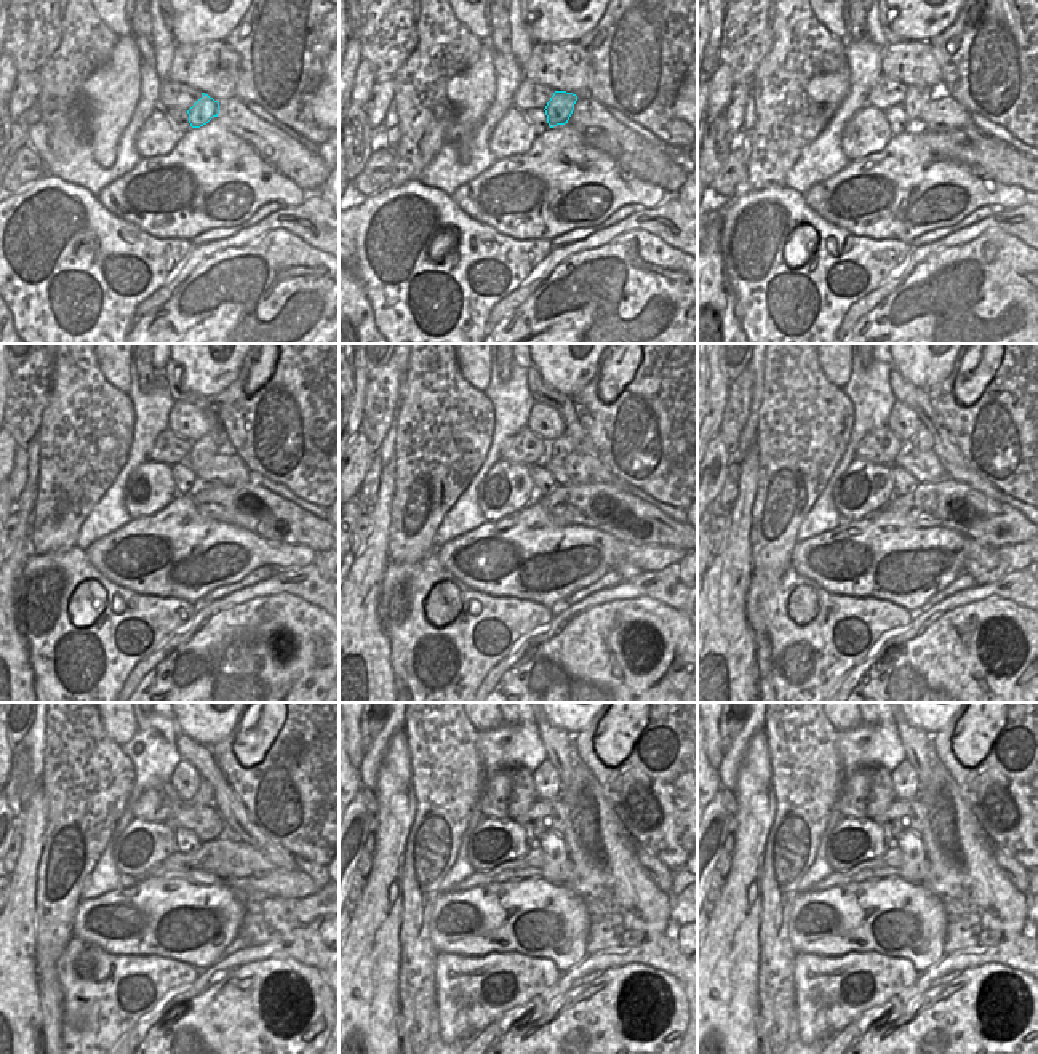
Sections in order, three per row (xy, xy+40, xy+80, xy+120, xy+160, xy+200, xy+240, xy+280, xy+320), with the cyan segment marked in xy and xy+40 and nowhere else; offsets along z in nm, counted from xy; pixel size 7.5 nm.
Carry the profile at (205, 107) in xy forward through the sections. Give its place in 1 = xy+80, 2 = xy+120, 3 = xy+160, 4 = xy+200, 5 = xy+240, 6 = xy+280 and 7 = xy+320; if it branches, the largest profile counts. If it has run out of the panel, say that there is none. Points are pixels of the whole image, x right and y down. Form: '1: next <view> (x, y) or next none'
1: next xy+80 (917, 98)
2: next xy+120 (208, 445)
3: next xy+160 (560, 448)
4: next xy+200 (922, 442)
5: next xy+240 (205, 797)
6: next xy+280 (558, 744)
7: next xy+320 (918, 747)

